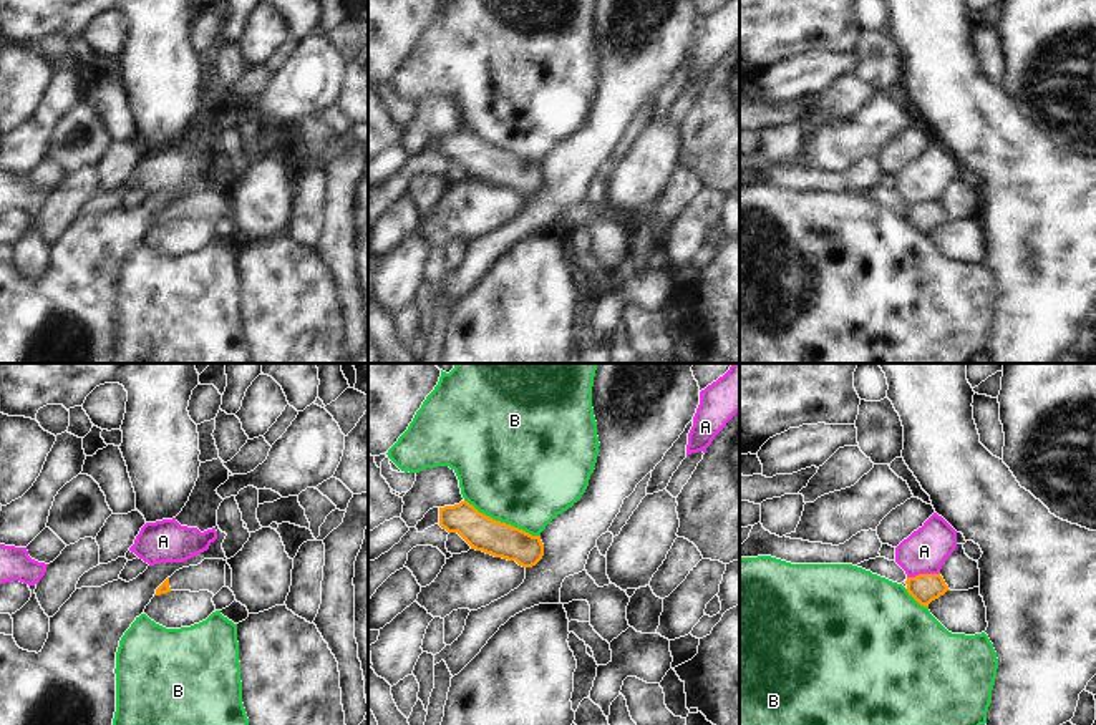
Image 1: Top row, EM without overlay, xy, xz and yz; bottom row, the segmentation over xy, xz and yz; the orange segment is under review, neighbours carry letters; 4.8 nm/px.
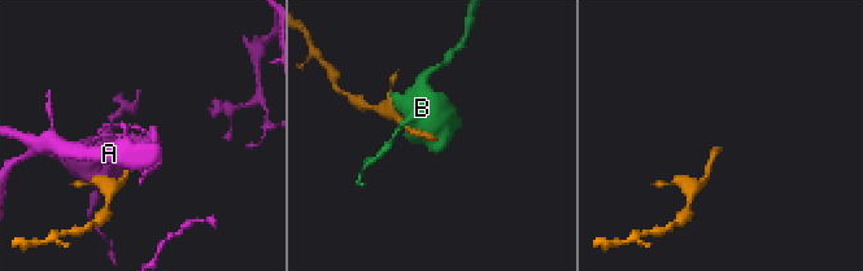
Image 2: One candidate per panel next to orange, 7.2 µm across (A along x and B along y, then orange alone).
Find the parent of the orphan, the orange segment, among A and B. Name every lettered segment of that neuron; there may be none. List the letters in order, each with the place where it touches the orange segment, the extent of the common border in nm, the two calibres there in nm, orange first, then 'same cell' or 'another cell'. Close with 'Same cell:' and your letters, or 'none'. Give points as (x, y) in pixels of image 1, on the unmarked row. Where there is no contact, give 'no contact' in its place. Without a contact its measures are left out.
A: yz (922, 203) | 160 nm | 140/220 nm | another cell
B: xz (503, 151) | 400 nm | 170/500 nm | another cell
Same cell: none

